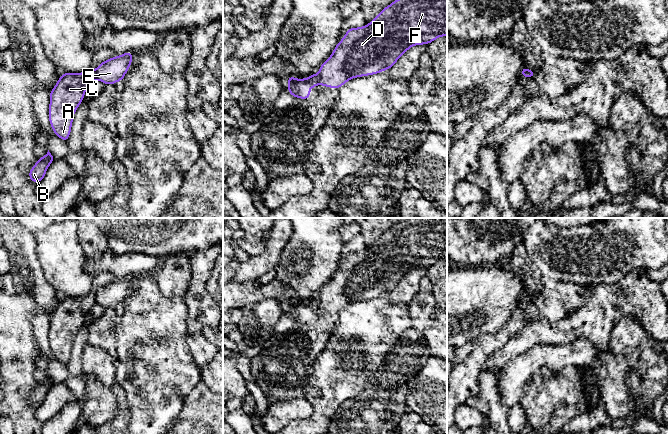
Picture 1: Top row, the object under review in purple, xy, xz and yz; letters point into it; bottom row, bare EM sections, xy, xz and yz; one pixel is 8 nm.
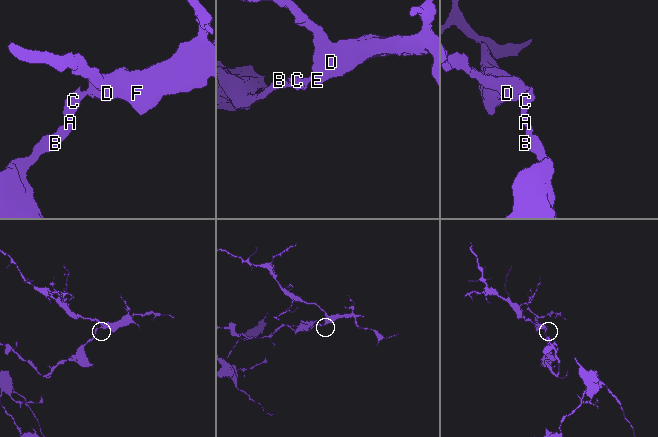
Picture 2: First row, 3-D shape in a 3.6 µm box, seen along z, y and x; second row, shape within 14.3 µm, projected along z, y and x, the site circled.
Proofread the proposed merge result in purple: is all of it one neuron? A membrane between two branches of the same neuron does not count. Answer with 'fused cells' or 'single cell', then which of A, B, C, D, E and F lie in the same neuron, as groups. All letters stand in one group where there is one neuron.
fused cells | A B C / D E F

